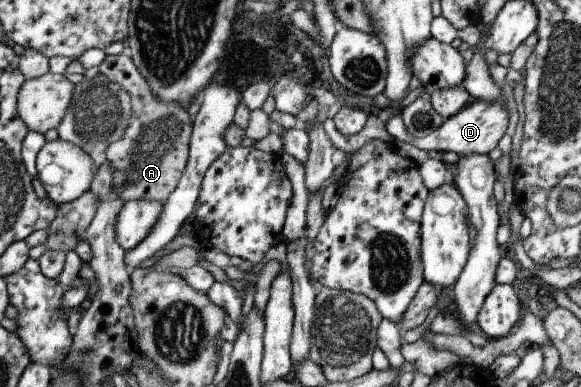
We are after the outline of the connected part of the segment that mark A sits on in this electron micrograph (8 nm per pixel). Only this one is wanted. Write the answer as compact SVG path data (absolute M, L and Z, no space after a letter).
M127 52L105 57L100 75L120 84L131 97L132 115L123 136L106 149L113 169L115 192L125 201L158 200L164 203L176 189L189 158L193 122L187 109L176 102L160 101Z

